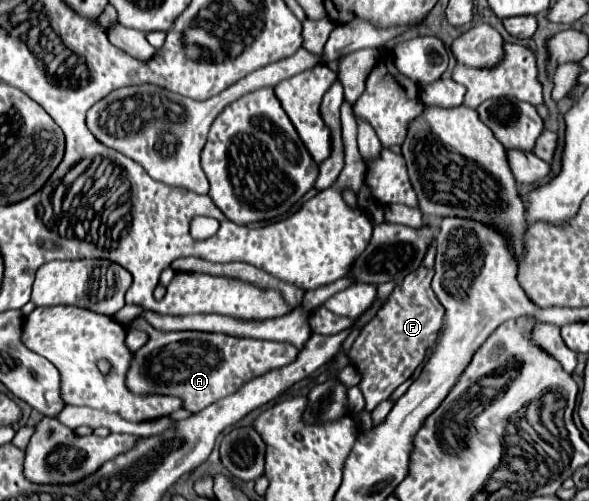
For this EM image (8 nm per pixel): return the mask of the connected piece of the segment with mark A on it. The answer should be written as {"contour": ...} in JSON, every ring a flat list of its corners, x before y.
{"contour":[[148,331,150,339,134,353,126,385,134,393,162,393,184,399,184,409,202,411,204,407,236,393,250,379,292,363,298,355,290,343,232,337,226,333,204,331]]}

